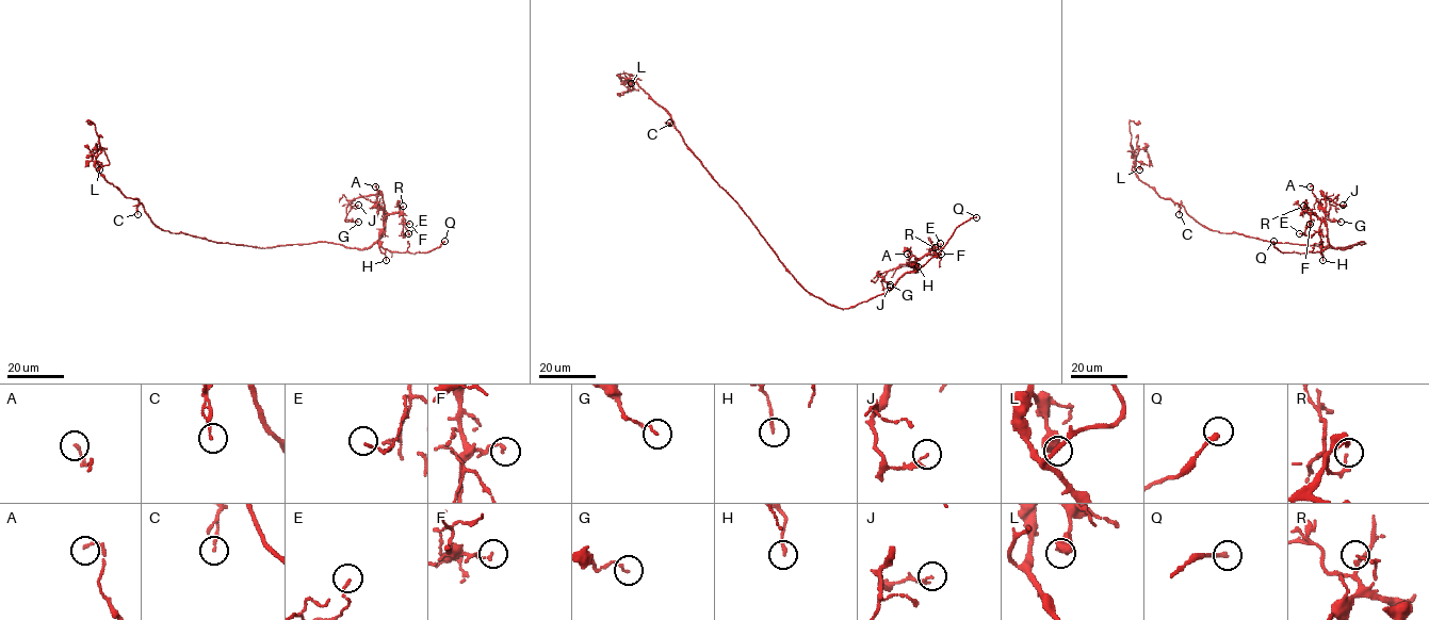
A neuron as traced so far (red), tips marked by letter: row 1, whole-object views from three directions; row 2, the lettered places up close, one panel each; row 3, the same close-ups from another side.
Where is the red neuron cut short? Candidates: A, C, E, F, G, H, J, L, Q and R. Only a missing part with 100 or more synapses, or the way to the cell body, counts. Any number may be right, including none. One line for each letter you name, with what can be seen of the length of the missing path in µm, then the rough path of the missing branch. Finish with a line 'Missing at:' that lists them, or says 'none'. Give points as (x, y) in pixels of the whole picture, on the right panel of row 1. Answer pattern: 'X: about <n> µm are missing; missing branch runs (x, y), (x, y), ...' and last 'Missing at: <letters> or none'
Q: about 20 µm are missing; missing branch runs (1273, 241), (1296, 244), (1316, 256)
Missing at: Q

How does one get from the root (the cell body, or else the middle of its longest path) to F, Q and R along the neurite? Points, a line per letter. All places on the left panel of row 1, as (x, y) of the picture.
F: (231, 244), (272, 247), (330, 242), (362, 249), (382, 235), (384, 217), (390, 213), (400, 212), (409, 224)
Q: (231, 244), (272, 247), (330, 242), (362, 249), (377, 243), (391, 251), (415, 254), (432, 250), (444, 241)
R: (231, 244), (272, 247), (330, 242), (347, 247), (369, 248), (383, 233), (384, 217), (395, 213), (403, 206)

